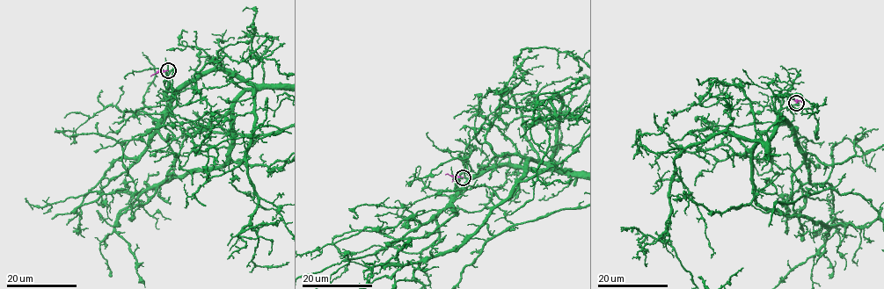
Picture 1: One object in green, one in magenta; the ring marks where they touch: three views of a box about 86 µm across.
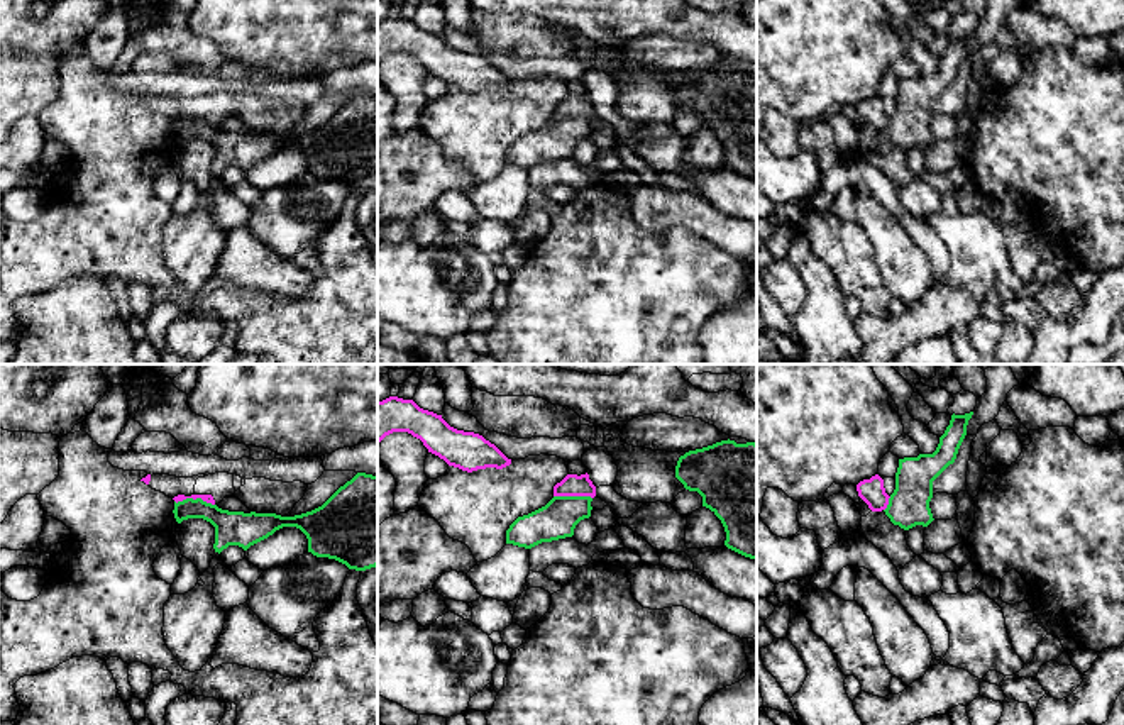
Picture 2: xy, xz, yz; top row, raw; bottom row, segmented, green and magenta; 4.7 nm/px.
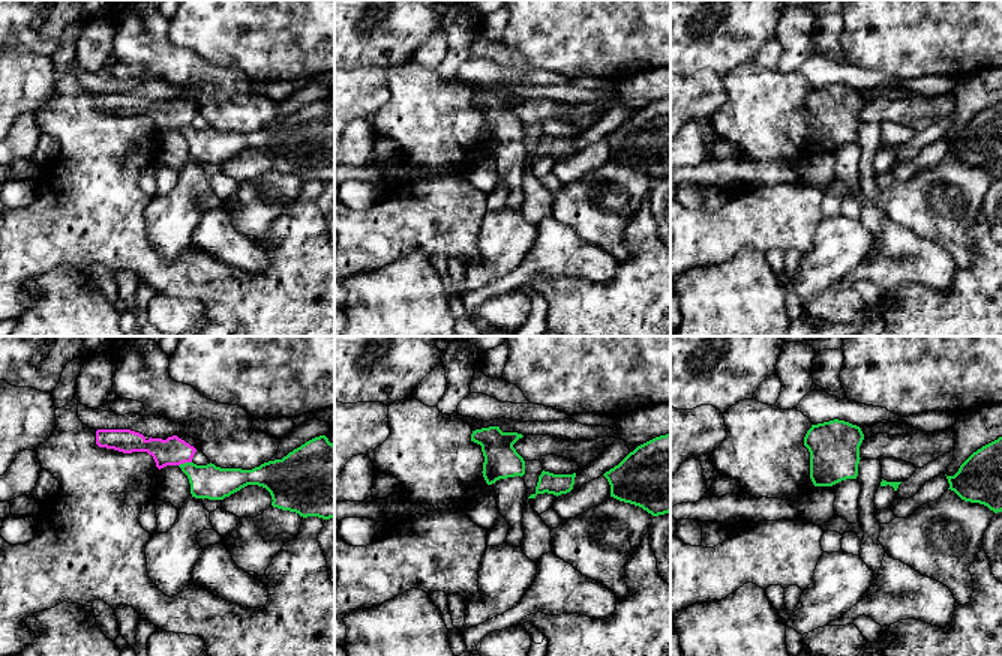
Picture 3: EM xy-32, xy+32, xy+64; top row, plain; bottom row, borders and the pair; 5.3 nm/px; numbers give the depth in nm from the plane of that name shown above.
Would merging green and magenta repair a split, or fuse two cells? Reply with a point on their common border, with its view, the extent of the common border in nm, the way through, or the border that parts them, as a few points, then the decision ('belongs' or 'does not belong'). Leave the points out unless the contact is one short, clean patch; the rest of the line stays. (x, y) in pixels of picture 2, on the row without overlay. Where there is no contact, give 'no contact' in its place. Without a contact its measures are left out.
xy (197, 119) | 190 nm | along xy (175, 121), (202, 119), (214, 126) | does not belong

